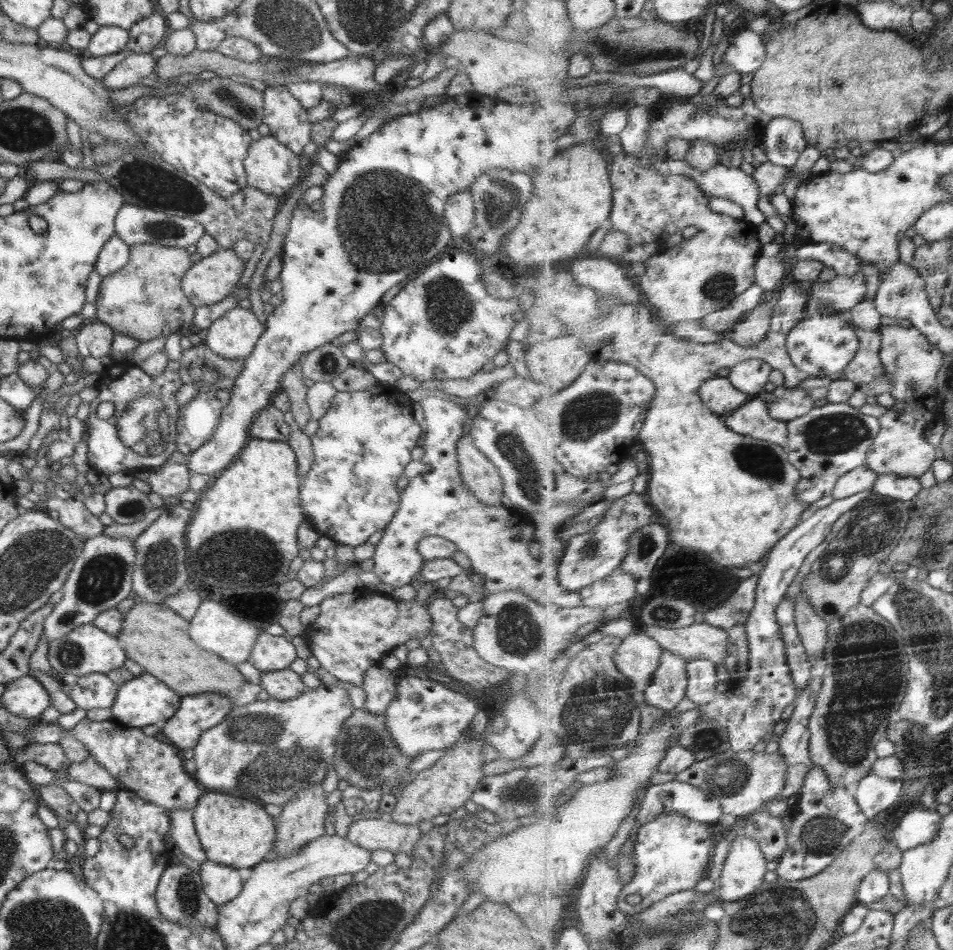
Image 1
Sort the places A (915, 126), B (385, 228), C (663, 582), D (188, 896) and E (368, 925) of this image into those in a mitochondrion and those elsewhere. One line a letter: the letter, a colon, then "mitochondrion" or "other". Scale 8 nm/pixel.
A: other
B: mitochondrion
C: mitochondrion
D: mitochondrion
E: mitochondrion

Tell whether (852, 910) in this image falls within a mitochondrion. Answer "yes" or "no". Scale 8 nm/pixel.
no

